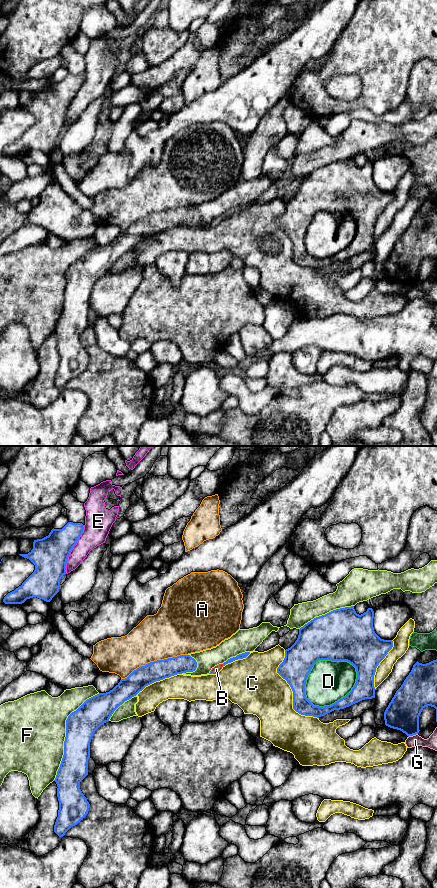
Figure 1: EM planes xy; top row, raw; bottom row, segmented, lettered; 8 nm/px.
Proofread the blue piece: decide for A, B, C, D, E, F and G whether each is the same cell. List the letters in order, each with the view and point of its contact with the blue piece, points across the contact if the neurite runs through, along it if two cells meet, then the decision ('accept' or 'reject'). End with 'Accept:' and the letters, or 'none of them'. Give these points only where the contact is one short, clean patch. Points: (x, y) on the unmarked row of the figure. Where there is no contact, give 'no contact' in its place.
A: meets blue in xy at (154, 213); reject
B: meets blue in xy at (212, 224); runs through xy (210, 224), (212, 224), (216, 221); accept
C: meets blue in xy at (293, 244); reject
D: meets blue in xy at (338, 252); reject
E: meets blue in xy at (72, 100); reject
F: meets blue in xy at (66, 285); reject
G: meets blue in xy at (412, 287); reject
Accept: B

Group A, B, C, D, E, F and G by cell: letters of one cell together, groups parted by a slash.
A / B / C / D / E / F / G

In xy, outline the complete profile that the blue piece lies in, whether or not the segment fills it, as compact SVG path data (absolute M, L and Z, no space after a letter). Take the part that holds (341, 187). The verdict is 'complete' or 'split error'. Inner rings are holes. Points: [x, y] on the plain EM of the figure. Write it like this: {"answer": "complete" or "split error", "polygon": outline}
{"answer": "complete", "polygon": "M354 158L333 162L319 168L299 181L295 195L285 202L285 210L277 225L293 243L293 261L301 267L321 269L334 262L344 261L365 251L375 250L374 227L379 215L393 199L392 192L381 191L373 179L374 163L368 160L359 167ZM318 212L347 213L356 220L357 231L352 242L330 258L314 258L305 247L305 236L313 217Z"}

